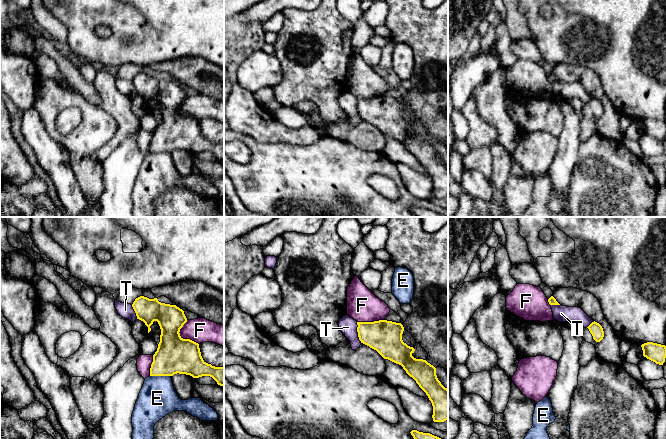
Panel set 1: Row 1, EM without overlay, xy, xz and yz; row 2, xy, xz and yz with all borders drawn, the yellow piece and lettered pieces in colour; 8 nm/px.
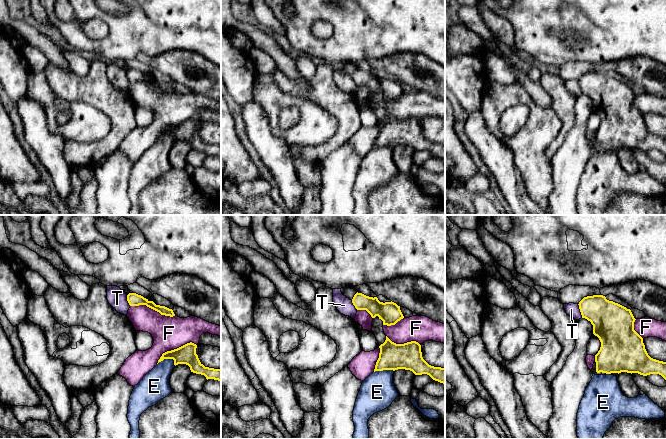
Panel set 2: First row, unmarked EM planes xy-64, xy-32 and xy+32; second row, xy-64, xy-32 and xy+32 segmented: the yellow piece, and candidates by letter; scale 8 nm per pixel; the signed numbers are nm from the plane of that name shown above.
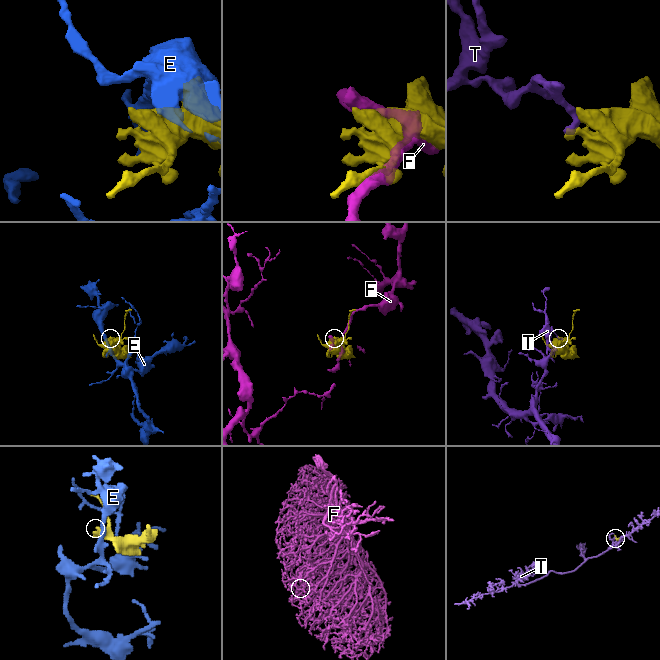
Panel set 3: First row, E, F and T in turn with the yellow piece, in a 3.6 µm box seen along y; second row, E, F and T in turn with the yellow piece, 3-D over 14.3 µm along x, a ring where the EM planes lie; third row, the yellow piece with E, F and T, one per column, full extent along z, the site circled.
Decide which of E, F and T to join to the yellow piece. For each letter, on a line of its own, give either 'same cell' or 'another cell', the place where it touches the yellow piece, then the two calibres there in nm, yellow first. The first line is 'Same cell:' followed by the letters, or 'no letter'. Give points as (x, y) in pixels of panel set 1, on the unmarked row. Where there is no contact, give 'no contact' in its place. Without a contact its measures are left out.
Same cell: no letter
E: another cell | xy (160, 151) | 300/300 nm
F: another cell | xy (182, 114) | 300/200 nm
T: another cell | xz (358, 109) | 260/140 nm

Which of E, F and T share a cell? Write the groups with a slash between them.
E / F / T

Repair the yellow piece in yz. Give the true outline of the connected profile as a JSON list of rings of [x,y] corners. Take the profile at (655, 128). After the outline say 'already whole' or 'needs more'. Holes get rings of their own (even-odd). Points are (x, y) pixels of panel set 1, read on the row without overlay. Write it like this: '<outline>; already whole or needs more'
[[[647,118],[641,121],[643,126],[643,132],[647,135],[655,138],[656,140],[663,141],[666,134],[666,122]]]; already whole

